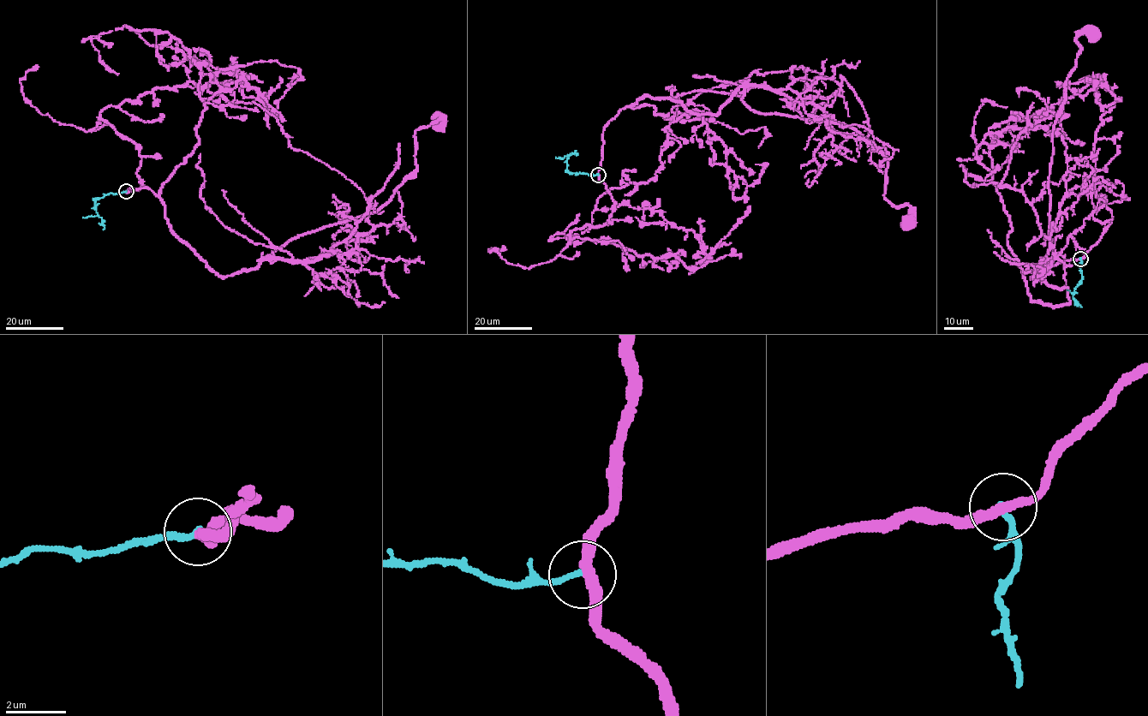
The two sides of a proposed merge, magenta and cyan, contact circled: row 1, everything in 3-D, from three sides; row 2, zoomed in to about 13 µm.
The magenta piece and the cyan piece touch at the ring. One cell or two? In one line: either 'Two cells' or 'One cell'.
Two cells

